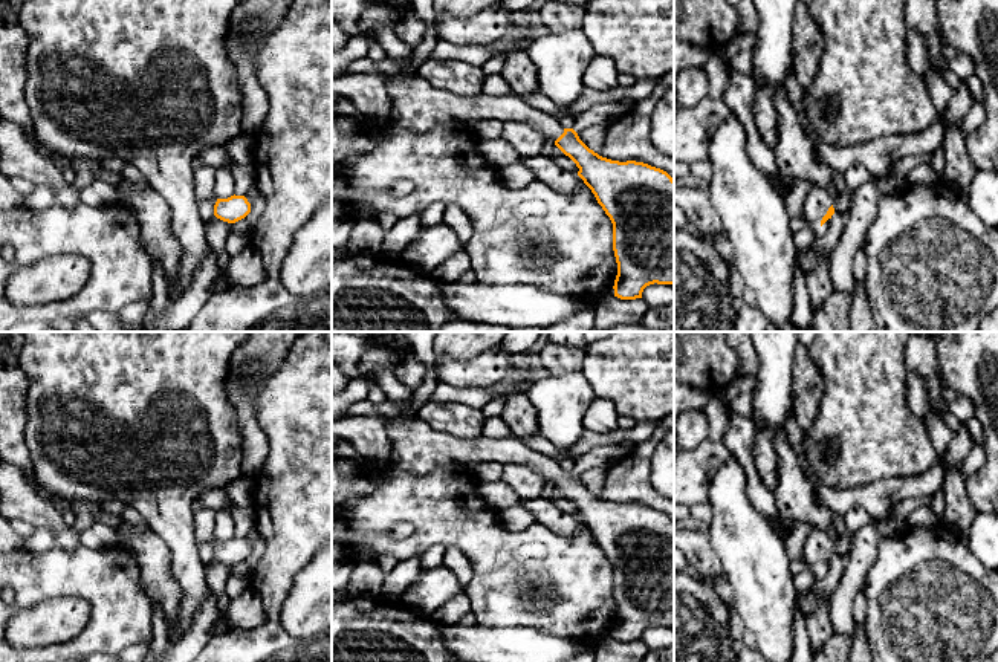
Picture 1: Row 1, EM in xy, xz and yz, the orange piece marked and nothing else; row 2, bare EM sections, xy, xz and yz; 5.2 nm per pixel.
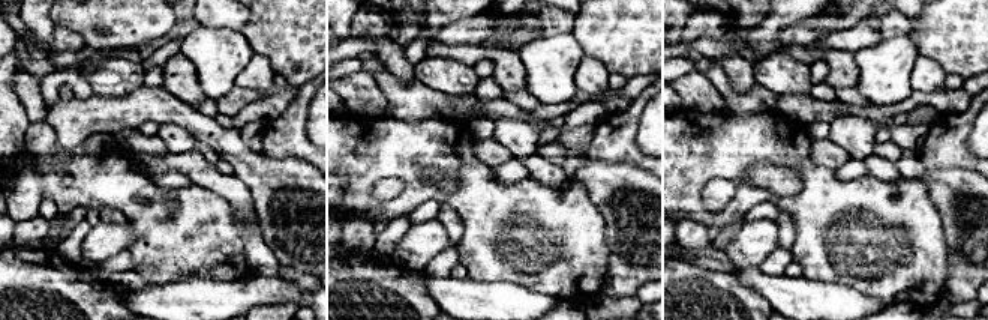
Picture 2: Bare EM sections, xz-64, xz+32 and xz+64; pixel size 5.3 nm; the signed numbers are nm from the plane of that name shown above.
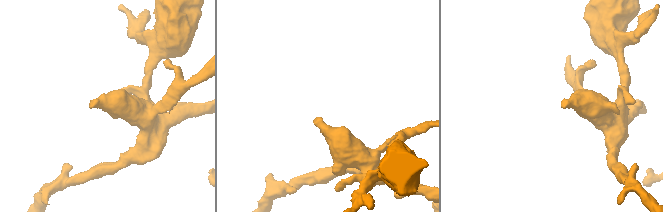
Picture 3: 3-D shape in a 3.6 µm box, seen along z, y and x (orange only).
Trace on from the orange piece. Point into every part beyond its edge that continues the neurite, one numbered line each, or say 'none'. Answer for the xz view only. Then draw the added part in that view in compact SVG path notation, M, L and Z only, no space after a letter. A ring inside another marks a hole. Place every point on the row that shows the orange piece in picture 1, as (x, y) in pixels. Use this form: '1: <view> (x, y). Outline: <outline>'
1: xz (416, 104). Outline: M384 75L393 105L390 121L413 131L428 131L434 125L469 127L486 119L518 121L556 141L564 127L559 119L526 104L521 96L507 93L494 96L481 92L472 98L457 96L433 87L420 76Z

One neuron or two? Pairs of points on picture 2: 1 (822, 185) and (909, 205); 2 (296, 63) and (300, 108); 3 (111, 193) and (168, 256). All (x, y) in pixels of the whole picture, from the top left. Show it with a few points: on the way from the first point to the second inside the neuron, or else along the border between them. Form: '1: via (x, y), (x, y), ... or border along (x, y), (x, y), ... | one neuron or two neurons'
1: via (843, 203), (888, 205) | one neuron
2: border along (311, 80), (299, 87) | two neurons
3: via (129, 203), (164, 238) | one neuron

